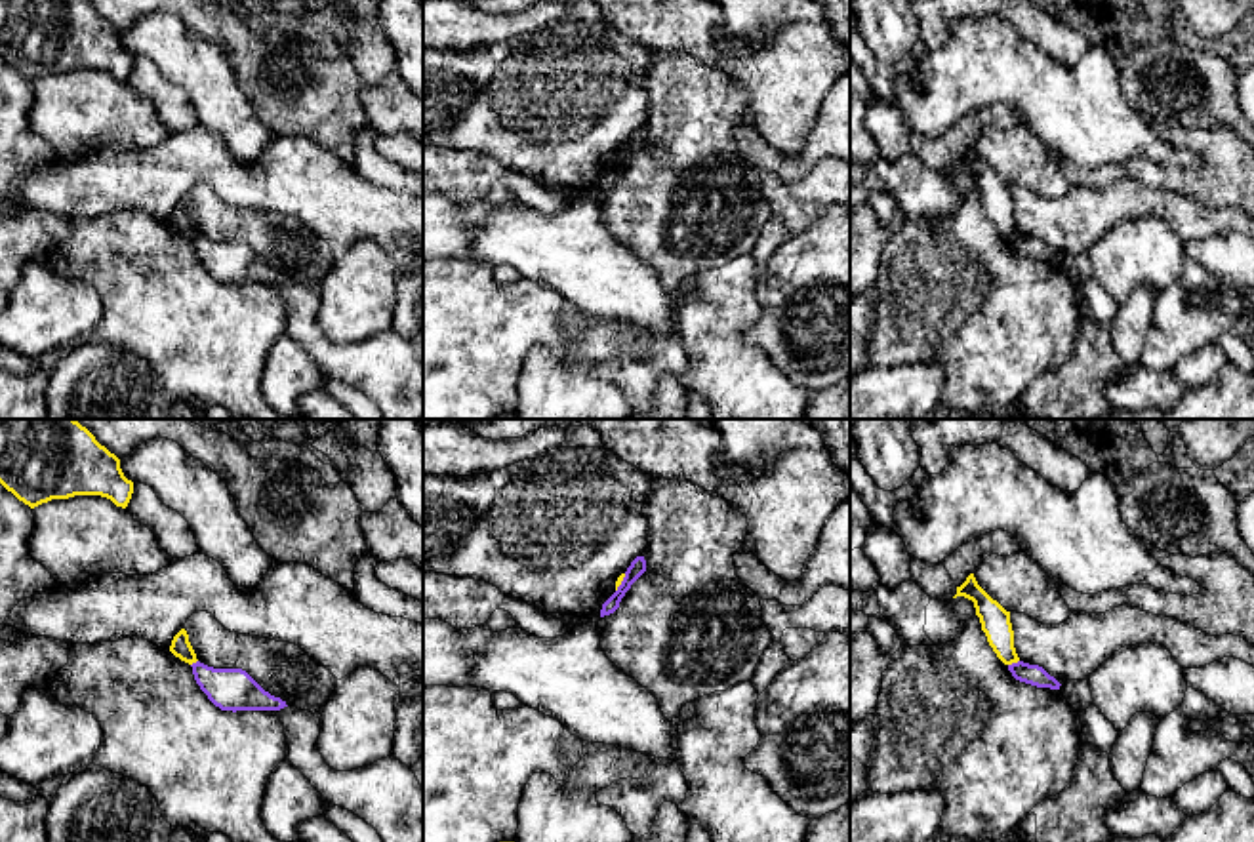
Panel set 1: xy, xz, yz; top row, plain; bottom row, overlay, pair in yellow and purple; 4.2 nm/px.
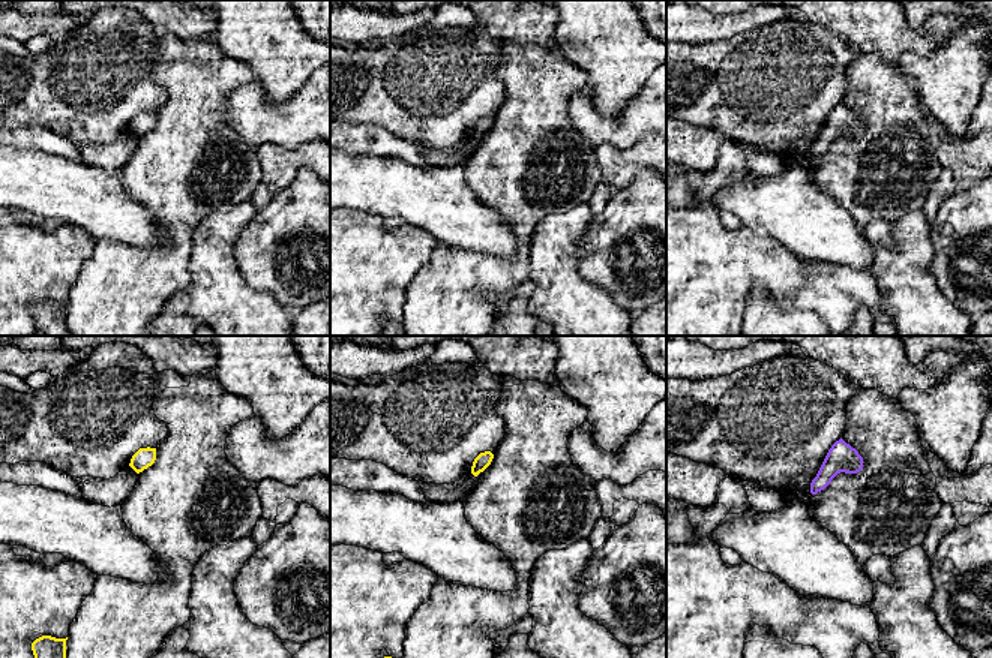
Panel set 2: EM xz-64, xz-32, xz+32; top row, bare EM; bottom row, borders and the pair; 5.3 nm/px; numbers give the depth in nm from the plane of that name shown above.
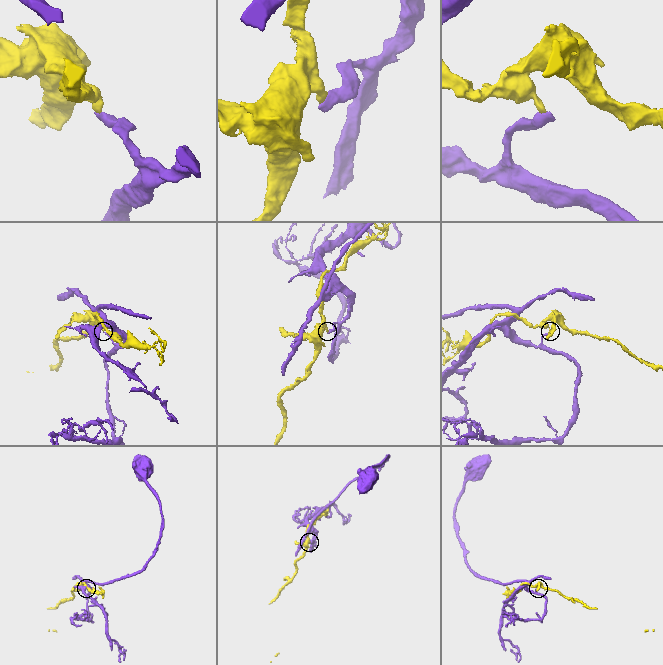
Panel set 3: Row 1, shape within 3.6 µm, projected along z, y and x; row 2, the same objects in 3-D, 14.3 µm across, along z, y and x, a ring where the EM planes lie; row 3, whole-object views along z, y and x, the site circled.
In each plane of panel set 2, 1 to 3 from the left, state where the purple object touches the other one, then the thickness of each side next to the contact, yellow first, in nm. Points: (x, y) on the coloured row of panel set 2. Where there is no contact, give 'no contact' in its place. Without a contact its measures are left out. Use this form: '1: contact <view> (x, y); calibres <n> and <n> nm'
1: no contact
2: no contact
3: no contact

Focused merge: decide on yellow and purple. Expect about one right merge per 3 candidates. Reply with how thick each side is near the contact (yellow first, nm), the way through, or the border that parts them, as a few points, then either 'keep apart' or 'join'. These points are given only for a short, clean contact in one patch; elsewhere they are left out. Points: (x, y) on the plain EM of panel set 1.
calibres 130 and 90 nm; border yz (1018, 233), (1009, 239); keep apart

